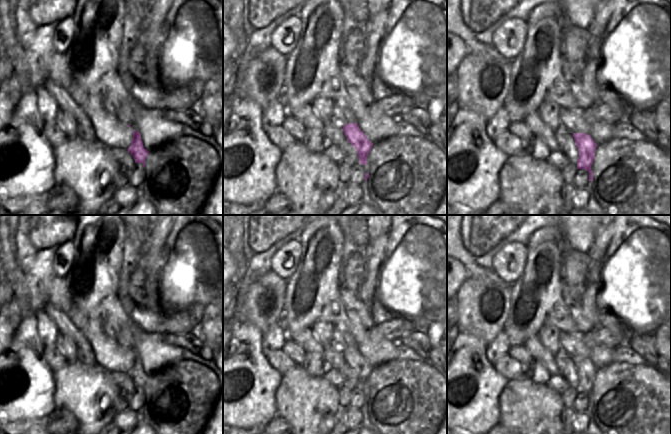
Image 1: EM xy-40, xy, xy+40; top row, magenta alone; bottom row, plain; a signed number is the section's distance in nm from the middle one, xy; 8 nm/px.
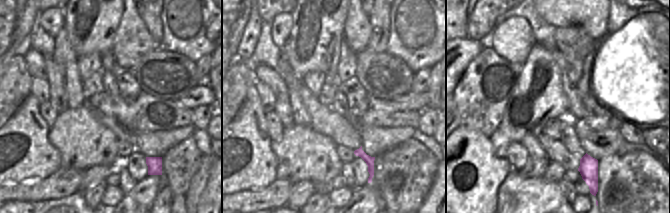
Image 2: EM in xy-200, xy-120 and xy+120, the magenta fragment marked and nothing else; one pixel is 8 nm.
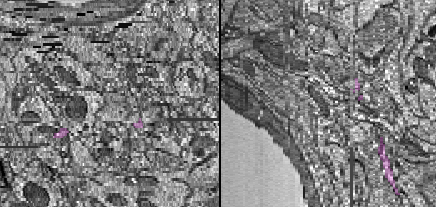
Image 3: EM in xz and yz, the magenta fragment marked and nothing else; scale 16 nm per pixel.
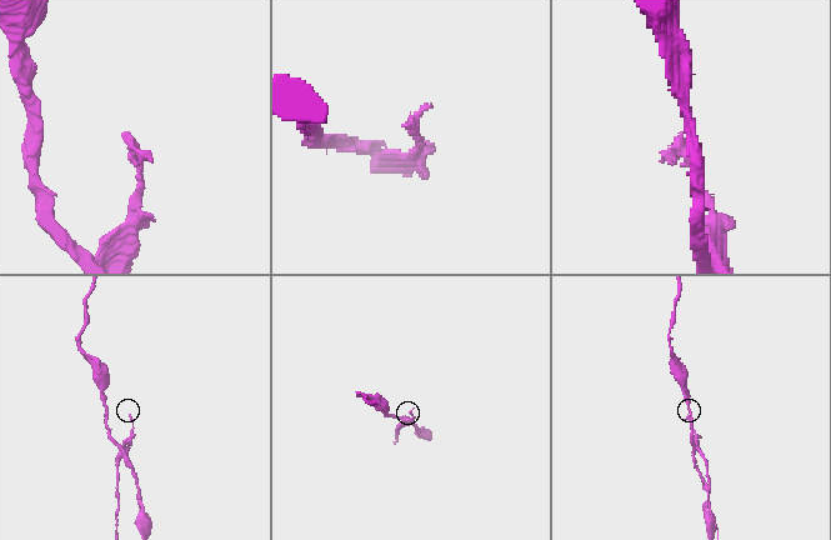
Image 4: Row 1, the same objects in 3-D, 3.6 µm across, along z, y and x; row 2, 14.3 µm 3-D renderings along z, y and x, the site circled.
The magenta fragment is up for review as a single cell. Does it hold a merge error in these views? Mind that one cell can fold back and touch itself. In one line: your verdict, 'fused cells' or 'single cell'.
fused cells

